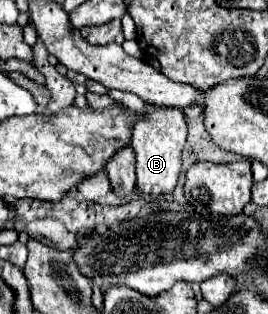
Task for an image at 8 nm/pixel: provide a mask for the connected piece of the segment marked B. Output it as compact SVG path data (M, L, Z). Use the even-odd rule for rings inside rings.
M152 108L152 116L144 116L132 132L132 148L136 152L136 190L146 196L162 196L176 188L182 148L186 142L186 120L176 108Z

